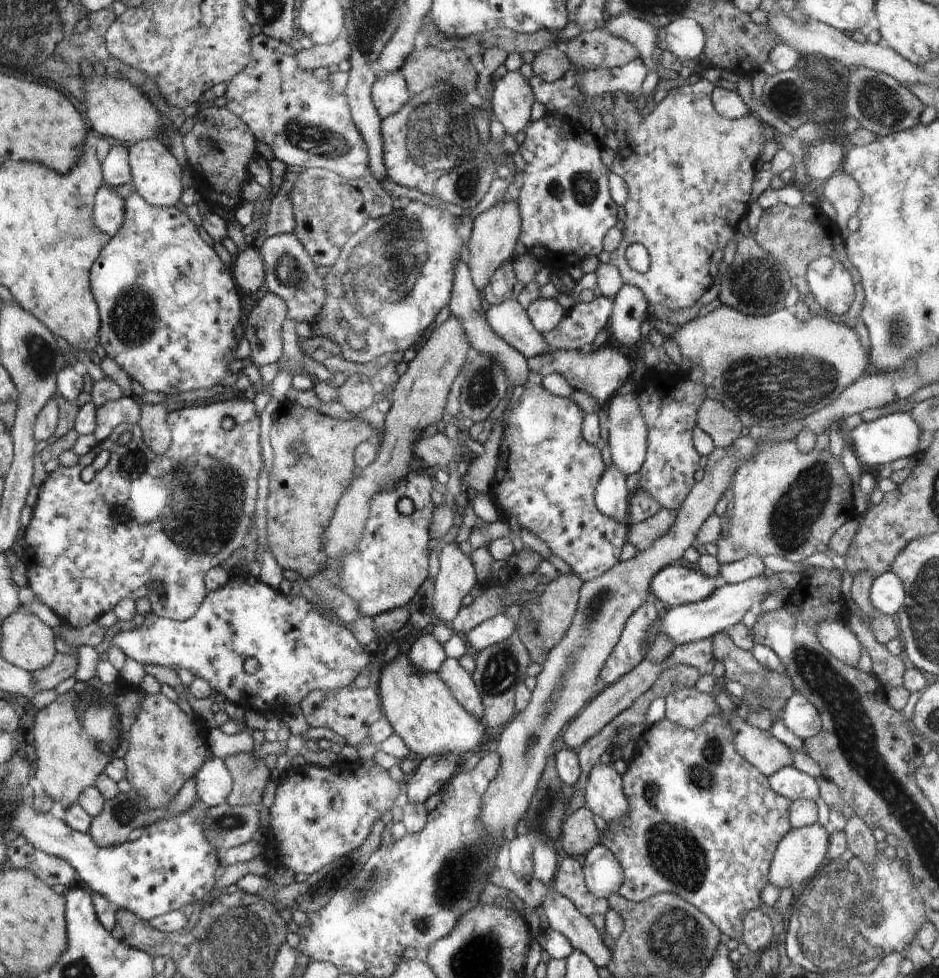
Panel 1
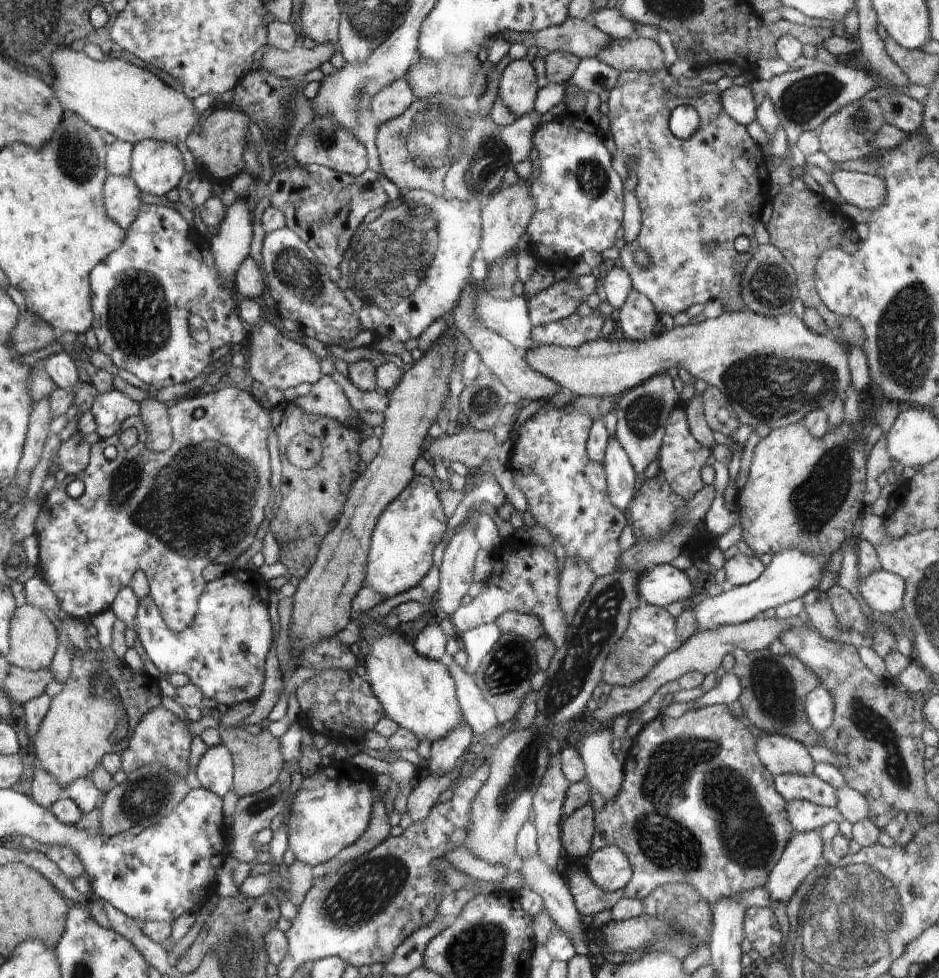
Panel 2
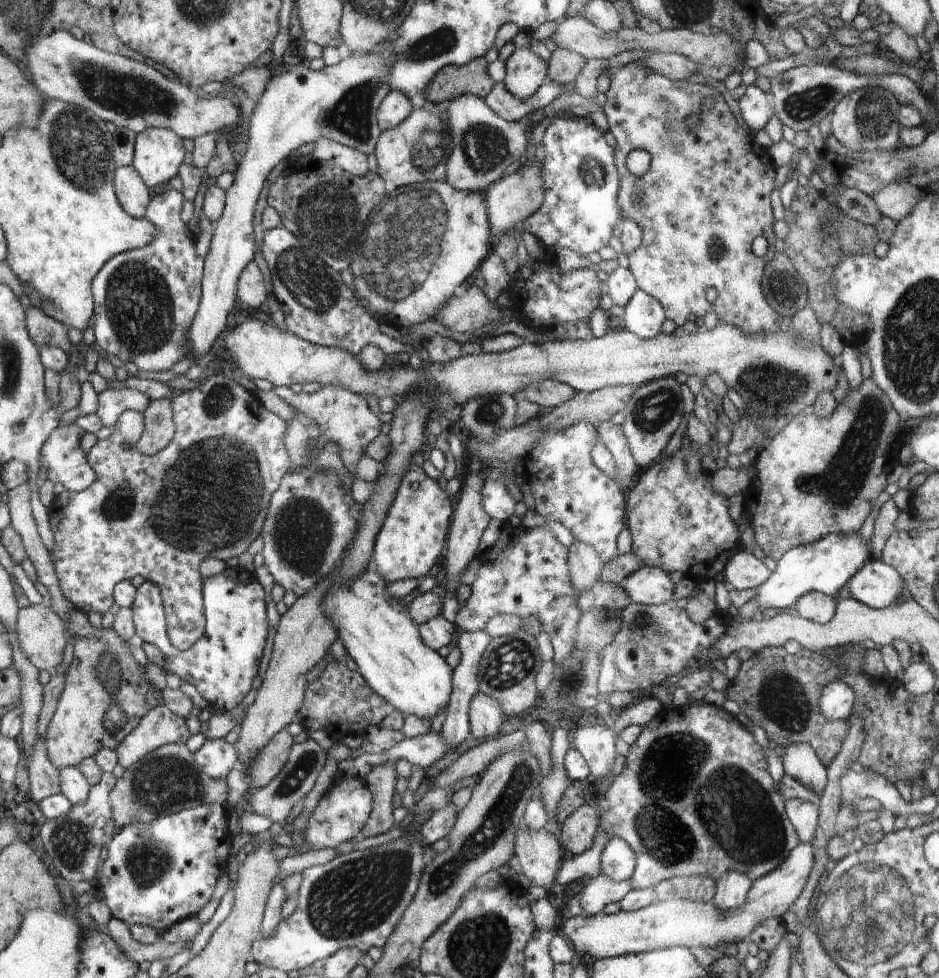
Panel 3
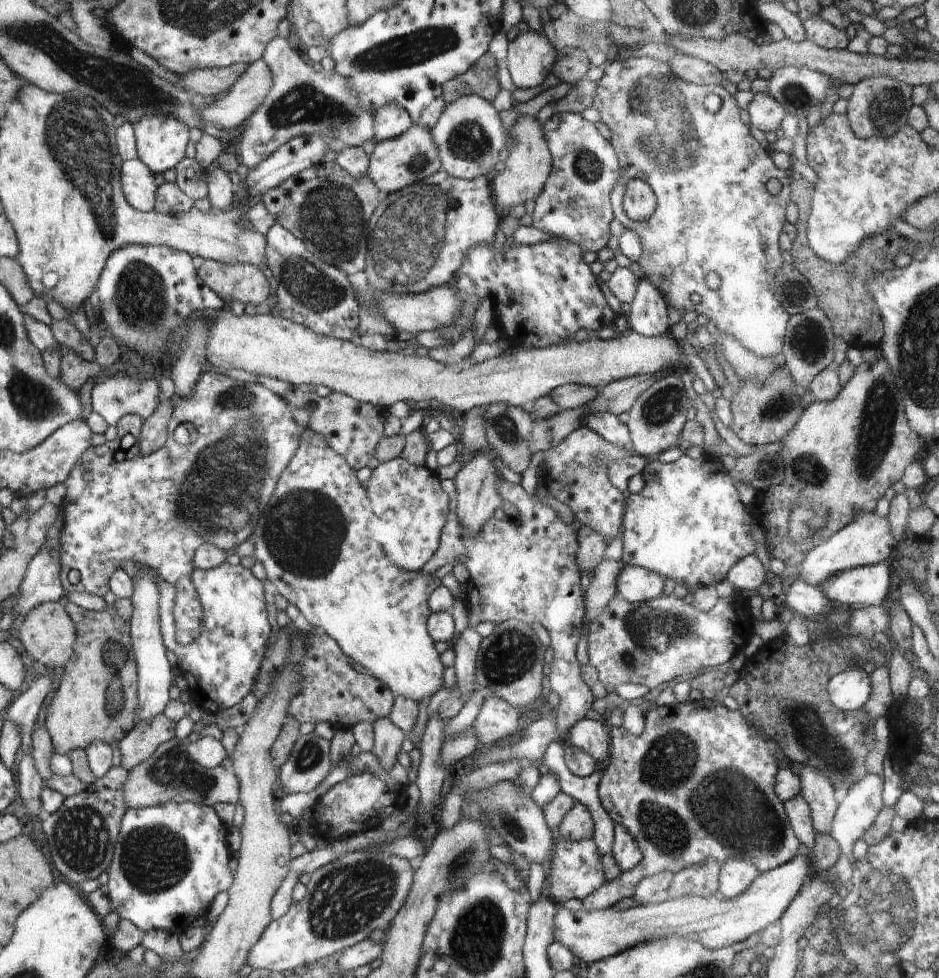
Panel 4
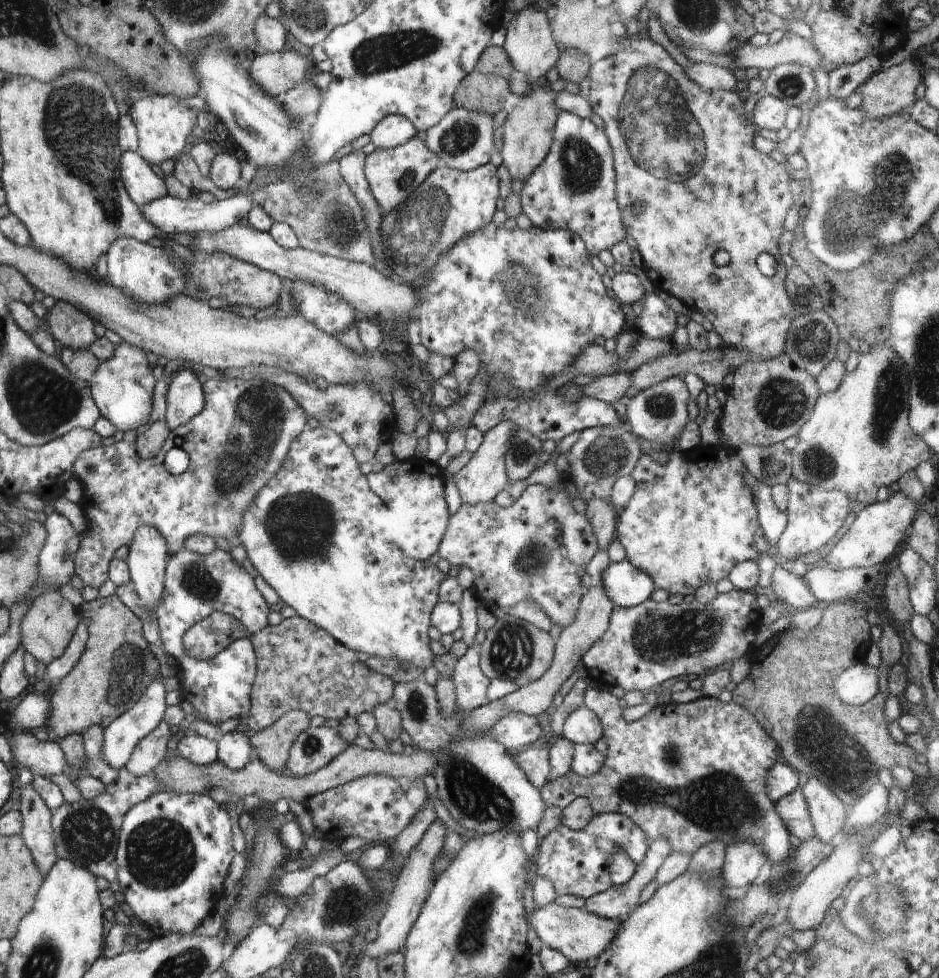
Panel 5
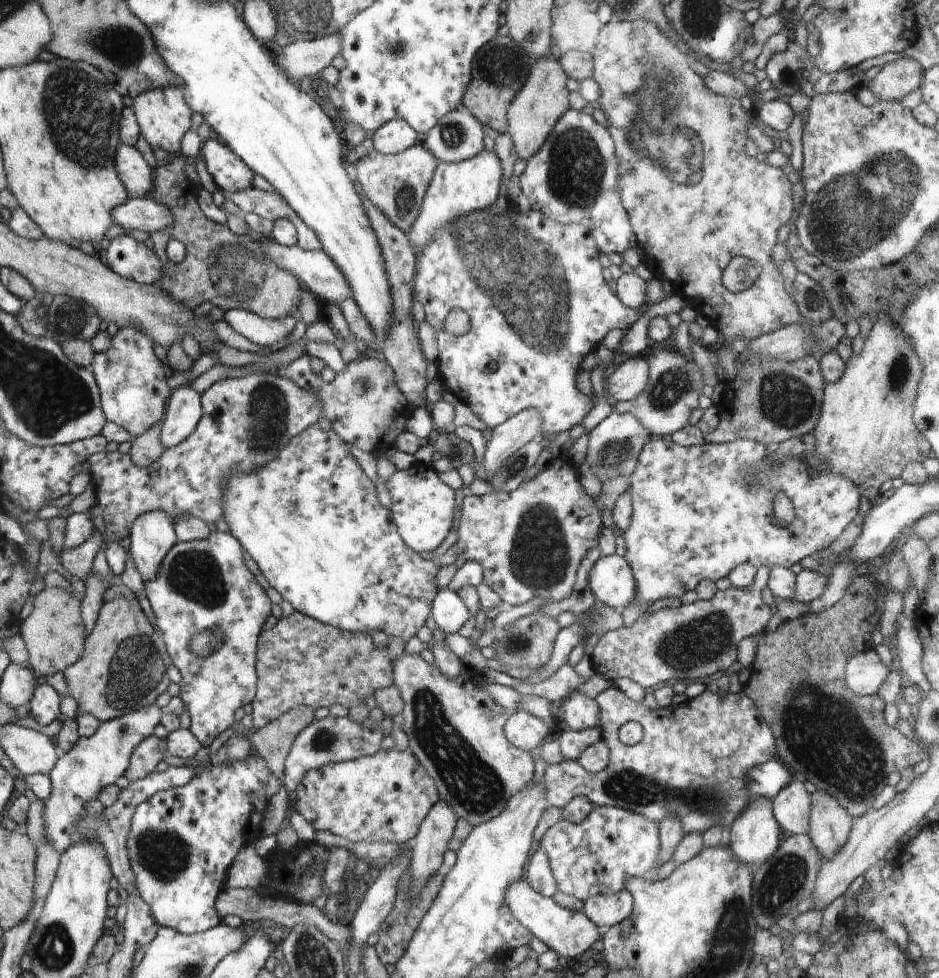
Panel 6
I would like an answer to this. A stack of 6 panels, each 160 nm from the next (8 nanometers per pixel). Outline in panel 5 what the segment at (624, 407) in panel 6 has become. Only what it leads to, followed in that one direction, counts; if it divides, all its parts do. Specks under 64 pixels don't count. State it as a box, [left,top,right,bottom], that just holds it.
[626,377,689,452]

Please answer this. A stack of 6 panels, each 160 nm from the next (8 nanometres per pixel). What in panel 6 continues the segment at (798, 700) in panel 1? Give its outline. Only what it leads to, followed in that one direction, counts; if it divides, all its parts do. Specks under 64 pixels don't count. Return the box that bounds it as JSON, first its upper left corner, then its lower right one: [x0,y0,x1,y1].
[844,650,888,696]

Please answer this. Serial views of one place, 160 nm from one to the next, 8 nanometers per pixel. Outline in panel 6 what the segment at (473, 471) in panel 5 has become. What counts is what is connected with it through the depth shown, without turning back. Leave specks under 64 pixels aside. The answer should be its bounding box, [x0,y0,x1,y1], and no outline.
[483,410,542,481]

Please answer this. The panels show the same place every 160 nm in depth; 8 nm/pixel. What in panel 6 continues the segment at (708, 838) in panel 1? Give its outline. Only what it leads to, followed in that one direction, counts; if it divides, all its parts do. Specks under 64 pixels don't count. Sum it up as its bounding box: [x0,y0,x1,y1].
[544,686,778,834]

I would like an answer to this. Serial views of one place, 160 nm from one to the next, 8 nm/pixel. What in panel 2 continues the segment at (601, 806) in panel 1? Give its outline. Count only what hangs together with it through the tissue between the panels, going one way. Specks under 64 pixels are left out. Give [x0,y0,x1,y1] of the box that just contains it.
[578,726,625,801]

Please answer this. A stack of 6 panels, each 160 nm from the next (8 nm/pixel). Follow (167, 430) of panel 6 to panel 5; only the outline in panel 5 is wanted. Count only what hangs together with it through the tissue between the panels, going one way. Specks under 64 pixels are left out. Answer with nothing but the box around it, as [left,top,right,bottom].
[166,366,206,430]

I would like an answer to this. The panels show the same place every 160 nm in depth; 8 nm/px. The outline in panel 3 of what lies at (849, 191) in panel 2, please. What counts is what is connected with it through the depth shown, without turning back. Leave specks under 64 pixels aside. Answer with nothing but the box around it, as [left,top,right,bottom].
[870,182,920,223]

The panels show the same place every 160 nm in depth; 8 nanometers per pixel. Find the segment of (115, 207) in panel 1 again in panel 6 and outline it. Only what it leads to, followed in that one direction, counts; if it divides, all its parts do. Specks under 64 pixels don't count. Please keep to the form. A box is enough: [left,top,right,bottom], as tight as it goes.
[114,144,152,198]

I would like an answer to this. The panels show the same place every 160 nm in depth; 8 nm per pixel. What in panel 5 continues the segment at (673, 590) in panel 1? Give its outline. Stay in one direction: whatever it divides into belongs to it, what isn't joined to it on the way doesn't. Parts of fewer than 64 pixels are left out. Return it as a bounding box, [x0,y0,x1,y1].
[602,560,655,608]

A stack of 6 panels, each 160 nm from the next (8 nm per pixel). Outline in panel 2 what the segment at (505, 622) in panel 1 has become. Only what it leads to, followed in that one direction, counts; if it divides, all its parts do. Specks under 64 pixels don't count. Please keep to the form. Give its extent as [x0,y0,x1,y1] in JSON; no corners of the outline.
[460,623,501,676]

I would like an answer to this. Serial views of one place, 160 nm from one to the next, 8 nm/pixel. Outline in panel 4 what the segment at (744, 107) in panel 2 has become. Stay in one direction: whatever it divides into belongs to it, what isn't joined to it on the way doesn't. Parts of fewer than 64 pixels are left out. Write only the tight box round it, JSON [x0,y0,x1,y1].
[747,92,785,133]

